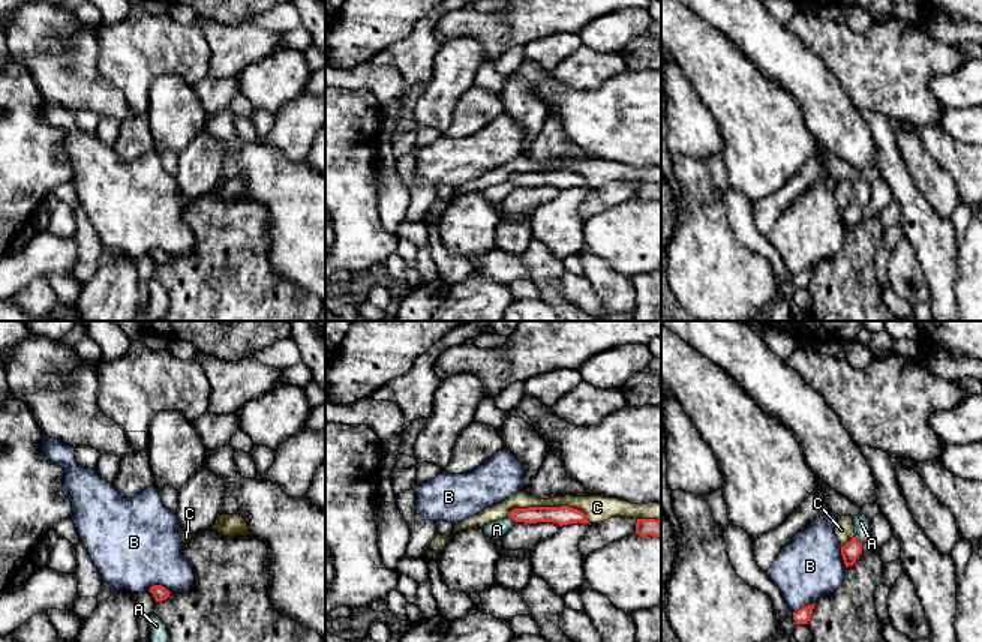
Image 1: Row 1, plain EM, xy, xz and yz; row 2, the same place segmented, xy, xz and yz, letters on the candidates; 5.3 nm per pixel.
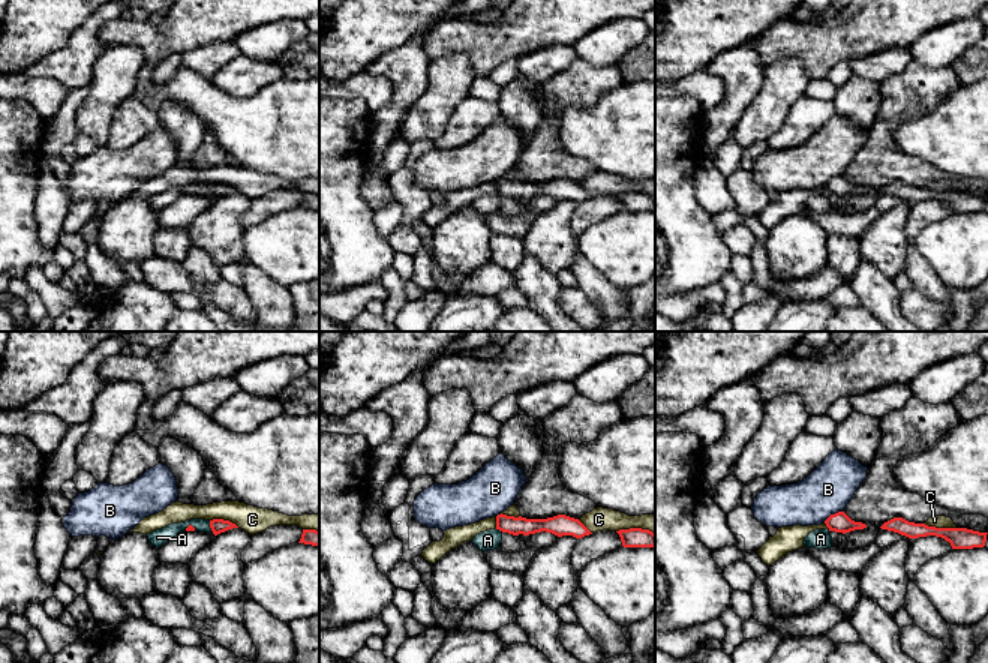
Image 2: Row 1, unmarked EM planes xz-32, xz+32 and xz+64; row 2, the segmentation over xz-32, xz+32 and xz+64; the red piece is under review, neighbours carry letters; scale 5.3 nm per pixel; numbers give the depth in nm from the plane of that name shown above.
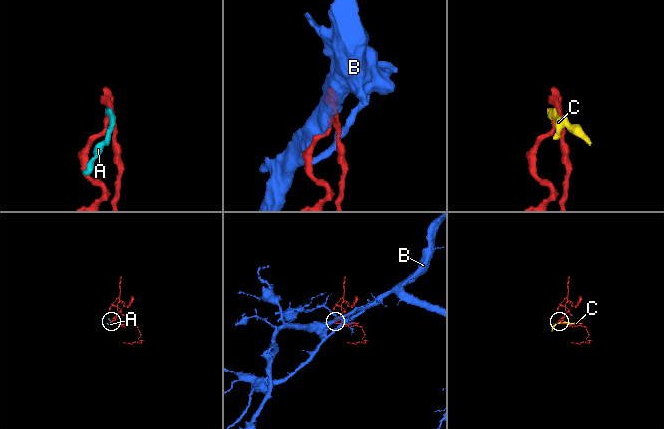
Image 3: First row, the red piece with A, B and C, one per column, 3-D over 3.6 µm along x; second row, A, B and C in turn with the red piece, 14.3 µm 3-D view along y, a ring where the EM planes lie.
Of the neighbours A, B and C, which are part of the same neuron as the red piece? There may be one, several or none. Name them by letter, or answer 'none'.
none

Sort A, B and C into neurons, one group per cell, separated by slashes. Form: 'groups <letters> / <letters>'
groups A / B / C

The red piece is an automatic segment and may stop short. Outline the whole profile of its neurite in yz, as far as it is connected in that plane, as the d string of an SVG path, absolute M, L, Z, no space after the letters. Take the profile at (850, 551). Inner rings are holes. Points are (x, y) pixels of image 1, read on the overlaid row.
M853 537L841 548L841 555L846 567L853 566L861 554L862 554L862 543L856 537Z

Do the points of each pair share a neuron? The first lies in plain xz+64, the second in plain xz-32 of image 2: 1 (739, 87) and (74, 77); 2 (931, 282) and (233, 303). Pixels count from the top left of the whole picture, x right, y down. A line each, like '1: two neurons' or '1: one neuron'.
1: one neuron
2: two neurons

